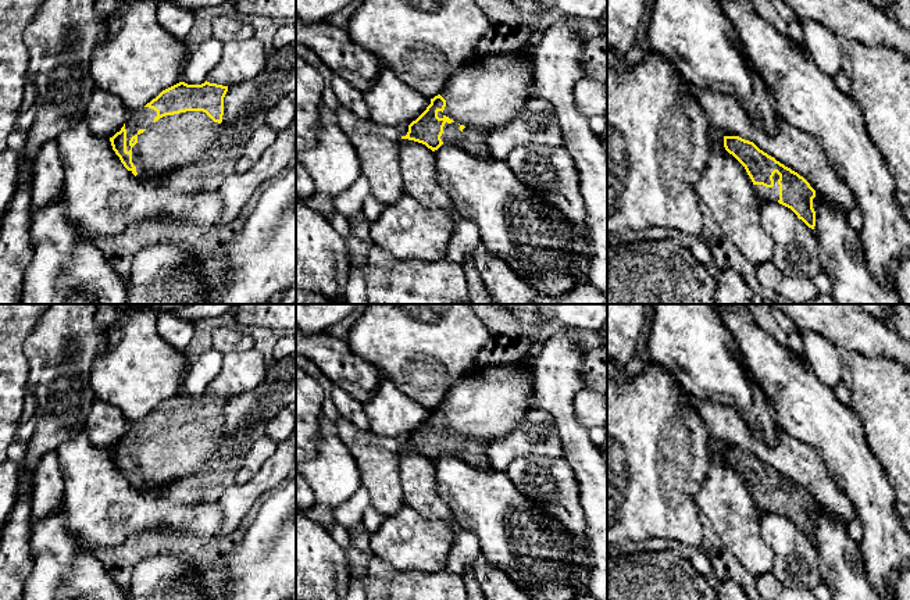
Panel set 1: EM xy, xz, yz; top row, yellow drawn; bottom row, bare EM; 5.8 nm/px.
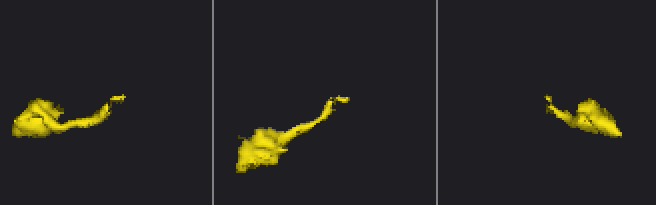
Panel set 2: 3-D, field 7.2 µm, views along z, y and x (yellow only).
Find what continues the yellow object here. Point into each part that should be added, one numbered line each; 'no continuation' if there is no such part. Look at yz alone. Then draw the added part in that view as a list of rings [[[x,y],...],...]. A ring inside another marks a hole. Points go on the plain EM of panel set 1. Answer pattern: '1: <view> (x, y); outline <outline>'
1: yz (764, 504); outline [[[775,483],[772,490],[774,490],[772,499],[766,499],[763,496],[754,496],[754,501],[761,512],[778,514],[778,511],[779,511],[779,496],[778,496],[779,486]]]

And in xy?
1: xy (172, 453); outline [[[143,418],[135,422],[129,422],[128,424],[128,431],[125,433],[125,440],[126,440],[126,462],[132,462],[132,474],[136,478],[136,483],[138,486],[135,488],[132,485],[132,482],[129,482],[136,490],[140,492],[149,492],[149,490],[160,490],[160,489],[165,489],[167,486],[175,483],[179,479],[183,479],[189,475],[197,474],[204,464],[208,461],[208,458],[213,456],[213,453],[215,451],[220,440],[221,440],[221,435],[214,433],[206,424],[203,422],[186,422],[186,424],[179,424],[179,425],[174,425],[174,426],[165,426],[163,429],[160,429],[158,432],[156,432],[154,429],[157,428],[157,422],[154,422],[153,419],[149,418]]]

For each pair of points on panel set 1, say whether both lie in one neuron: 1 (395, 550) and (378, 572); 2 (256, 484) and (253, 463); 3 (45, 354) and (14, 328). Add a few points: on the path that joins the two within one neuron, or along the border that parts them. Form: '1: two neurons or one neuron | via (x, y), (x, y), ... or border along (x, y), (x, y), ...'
1: two neurons | border along (374, 559), (381, 559), (396, 570), (417, 571)
2: two neurons | border along (275, 449), (249, 479), (235, 484)
3: two neurons | border along (40, 318), (24, 343), (28, 370)

